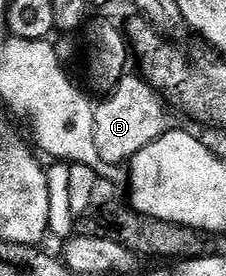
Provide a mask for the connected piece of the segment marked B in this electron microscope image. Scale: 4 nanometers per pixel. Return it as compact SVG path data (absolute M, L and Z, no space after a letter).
M126 73L111 93L102 98L105 99L101 103L99 101L96 103L93 112L95 149L111 168L117 168L124 162L125 165L132 163L136 154L143 152L143 148L147 148L147 144L151 144L160 134L165 133L167 129L166 103L157 91L136 73Z

